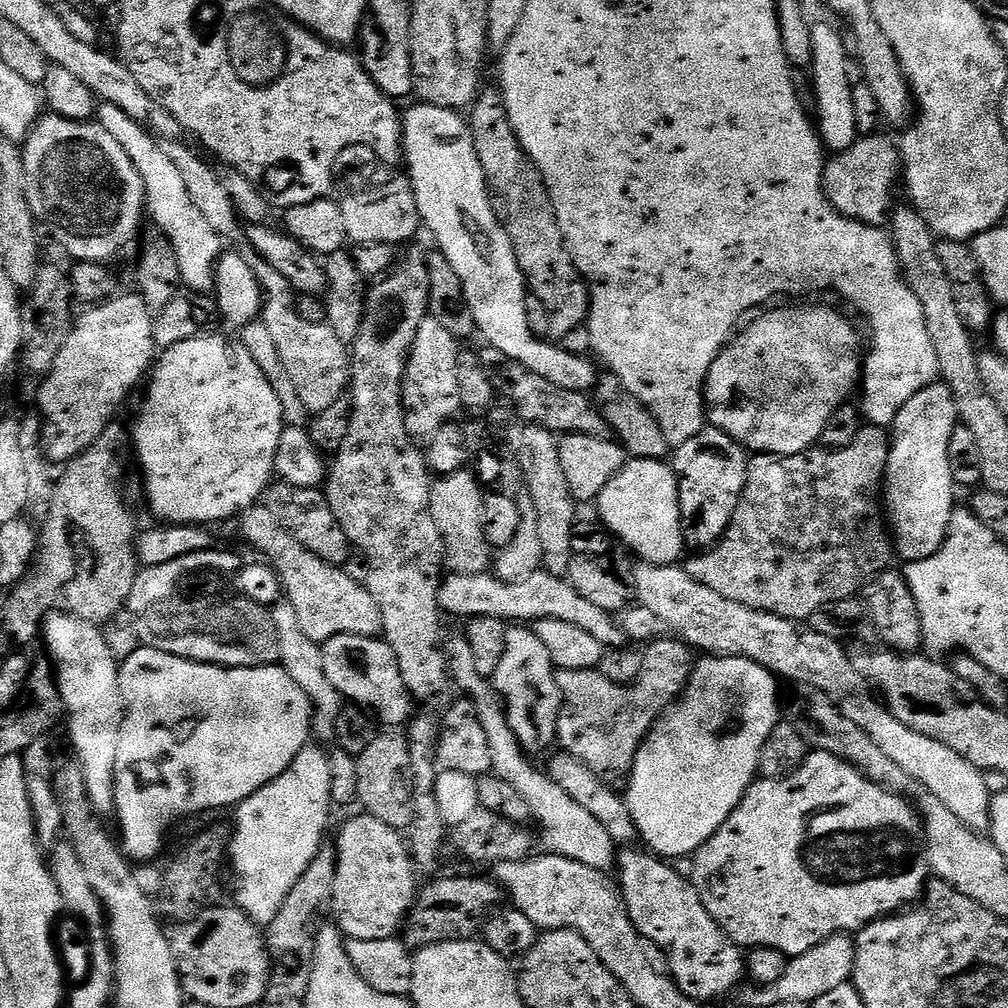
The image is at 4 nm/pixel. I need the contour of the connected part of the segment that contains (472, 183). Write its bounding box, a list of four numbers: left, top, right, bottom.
[402,103,598,393]

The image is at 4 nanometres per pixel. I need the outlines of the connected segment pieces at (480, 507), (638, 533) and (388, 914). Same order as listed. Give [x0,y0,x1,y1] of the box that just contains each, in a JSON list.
[[431,468,492,573],[598,459,685,566],[331,814,418,940]]

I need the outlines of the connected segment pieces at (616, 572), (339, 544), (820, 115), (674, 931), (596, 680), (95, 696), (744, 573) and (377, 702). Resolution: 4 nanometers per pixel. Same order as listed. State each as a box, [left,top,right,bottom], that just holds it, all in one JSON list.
[[568,522,636,614],[262,482,350,566],[812,24,860,153],[618,850,746,1002],[557,638,694,777],[42,614,124,813],[686,426,894,622],[321,635,414,726]]

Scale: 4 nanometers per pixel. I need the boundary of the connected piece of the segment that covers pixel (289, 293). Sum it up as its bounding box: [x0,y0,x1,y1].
[164,142,352,414]

